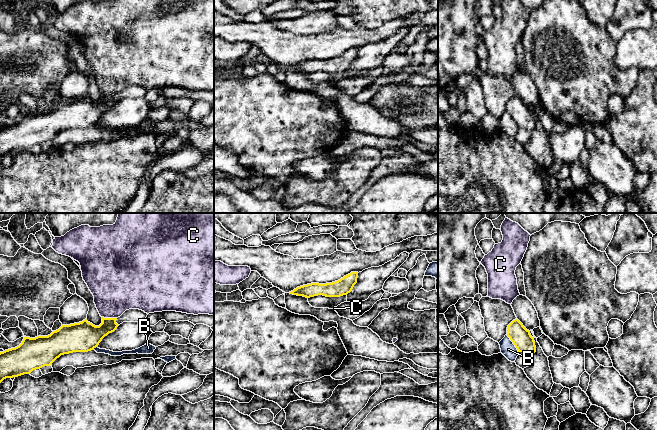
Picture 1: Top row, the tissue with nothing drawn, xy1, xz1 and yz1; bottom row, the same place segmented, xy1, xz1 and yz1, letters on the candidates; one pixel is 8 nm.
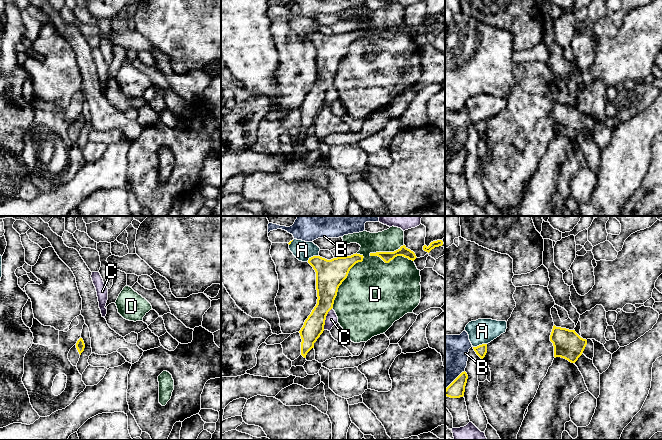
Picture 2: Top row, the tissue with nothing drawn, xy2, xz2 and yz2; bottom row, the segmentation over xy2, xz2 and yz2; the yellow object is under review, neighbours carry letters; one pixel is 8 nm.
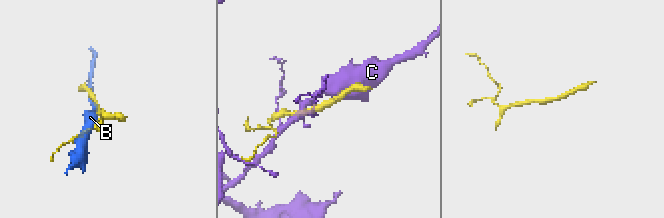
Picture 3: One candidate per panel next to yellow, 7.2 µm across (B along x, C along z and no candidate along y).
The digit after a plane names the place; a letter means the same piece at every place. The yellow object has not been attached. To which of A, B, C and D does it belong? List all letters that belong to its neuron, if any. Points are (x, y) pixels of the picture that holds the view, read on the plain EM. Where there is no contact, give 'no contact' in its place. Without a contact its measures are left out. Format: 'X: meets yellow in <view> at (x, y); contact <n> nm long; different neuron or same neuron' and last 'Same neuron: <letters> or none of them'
A: meets yellow in yz2 at (479, 121); contact 120 nm long; different neuron
B: meets yellow in yz1 at (513, 119); contact 170 nm long; different neuron
C: meets yellow in xz2 at (325, 94); contact 200 nm long; different neuron
D: meets yellow in xz2 at (391, 35); contact 360 nm long; different neuron
Same neuron: none of them

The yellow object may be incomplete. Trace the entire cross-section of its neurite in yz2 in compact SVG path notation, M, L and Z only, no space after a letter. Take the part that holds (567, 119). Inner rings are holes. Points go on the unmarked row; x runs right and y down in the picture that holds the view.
M553 102L550 117L554 122L554 133L561 133L575 139L584 130L593 136L594 119L591 115L581 114L575 106Z

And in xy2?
M82 114L70 125L68 135L73 142L77 142L81 129L84 127L85 120Z

